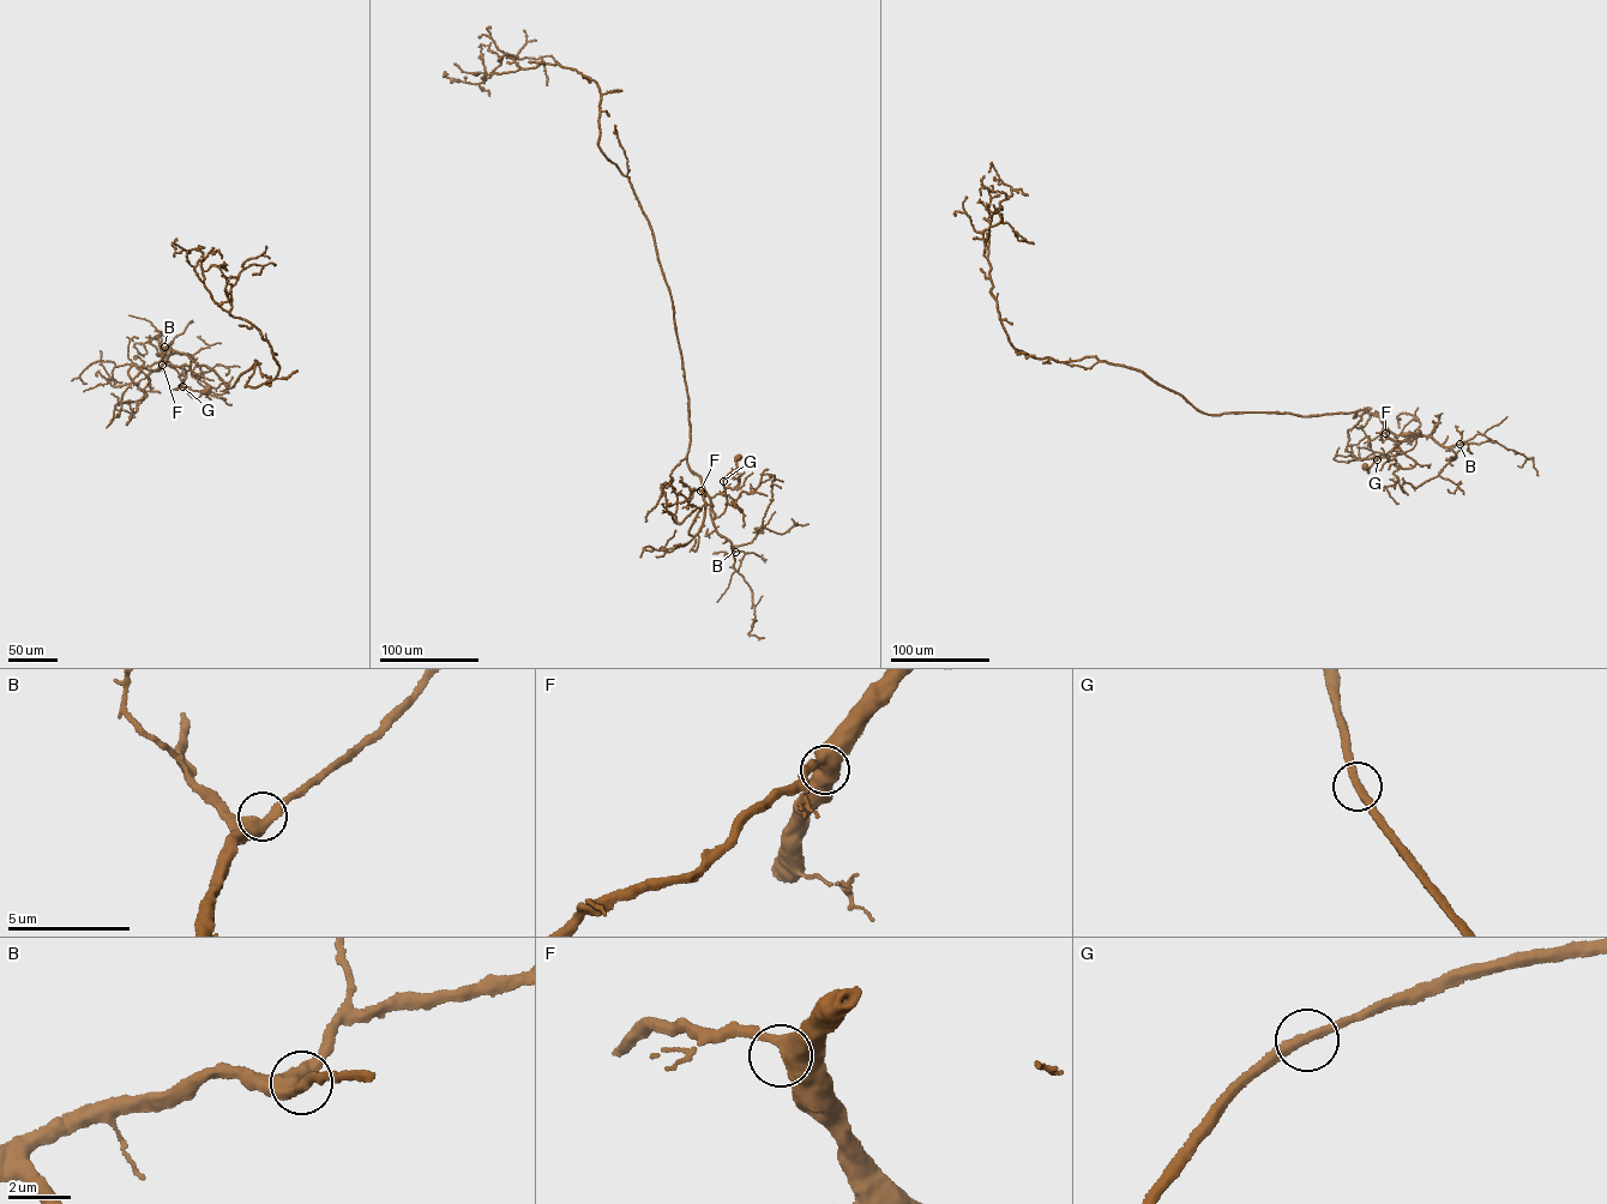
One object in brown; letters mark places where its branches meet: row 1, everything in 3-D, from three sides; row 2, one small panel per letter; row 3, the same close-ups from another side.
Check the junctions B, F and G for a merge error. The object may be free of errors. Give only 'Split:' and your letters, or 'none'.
Split: none

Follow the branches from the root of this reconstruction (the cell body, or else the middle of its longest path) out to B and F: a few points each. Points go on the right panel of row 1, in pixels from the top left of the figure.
B: (1364, 467), (1368, 473), (1377, 459), (1413, 449), (1415, 438), (1403, 433), (1430, 437), (1445, 446), (1460, 444)
F: (1364, 467), (1368, 473), (1377, 459), (1404, 452), (1415, 446), (1416, 438), (1410, 434), (1385, 433)

